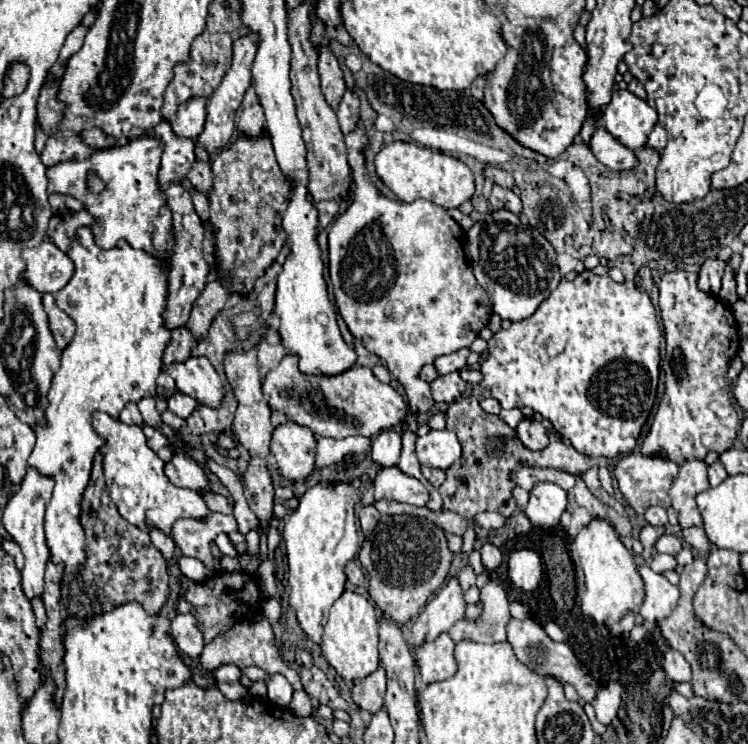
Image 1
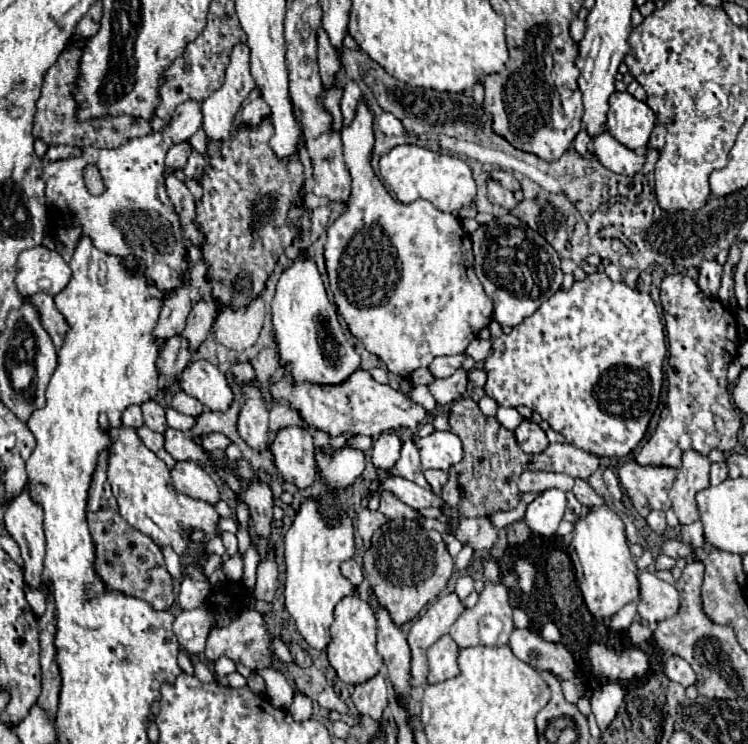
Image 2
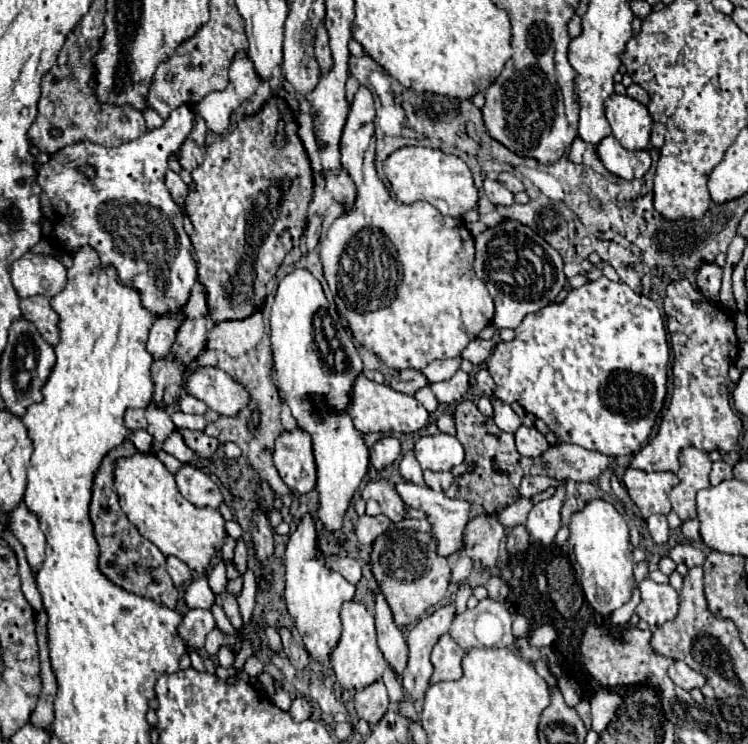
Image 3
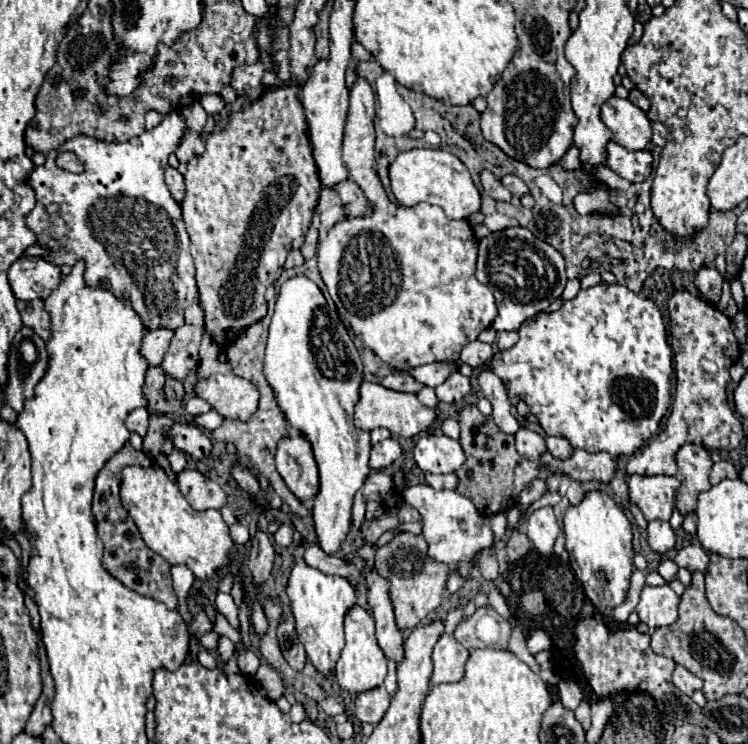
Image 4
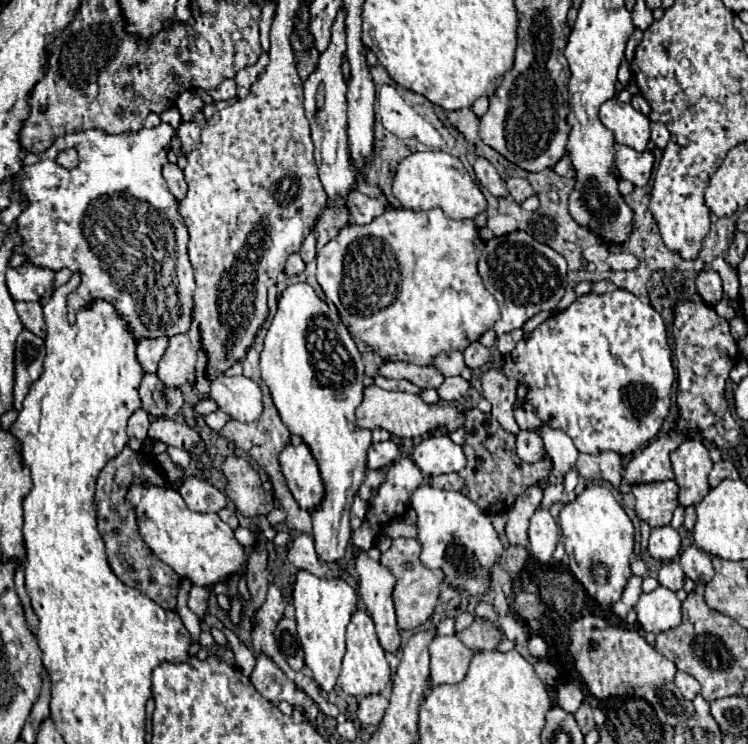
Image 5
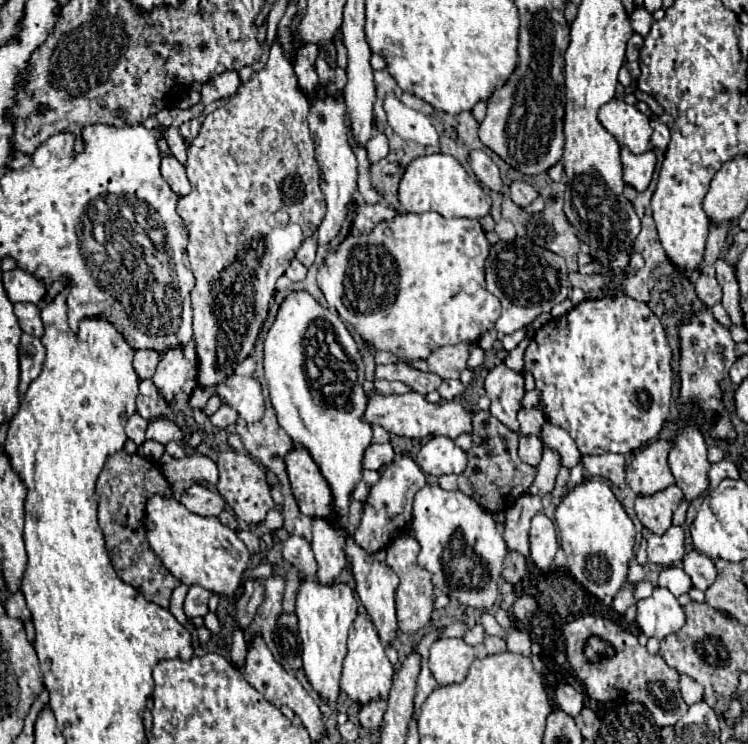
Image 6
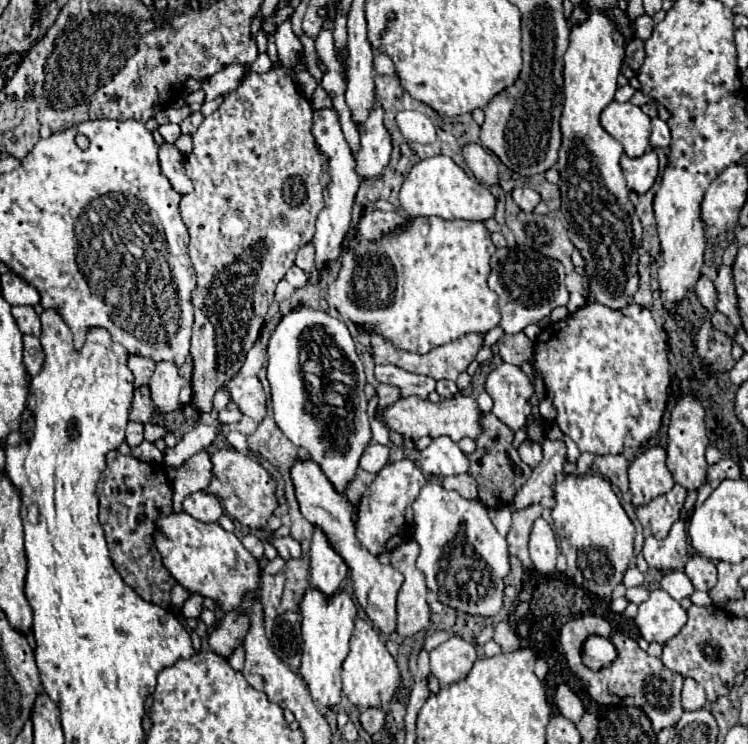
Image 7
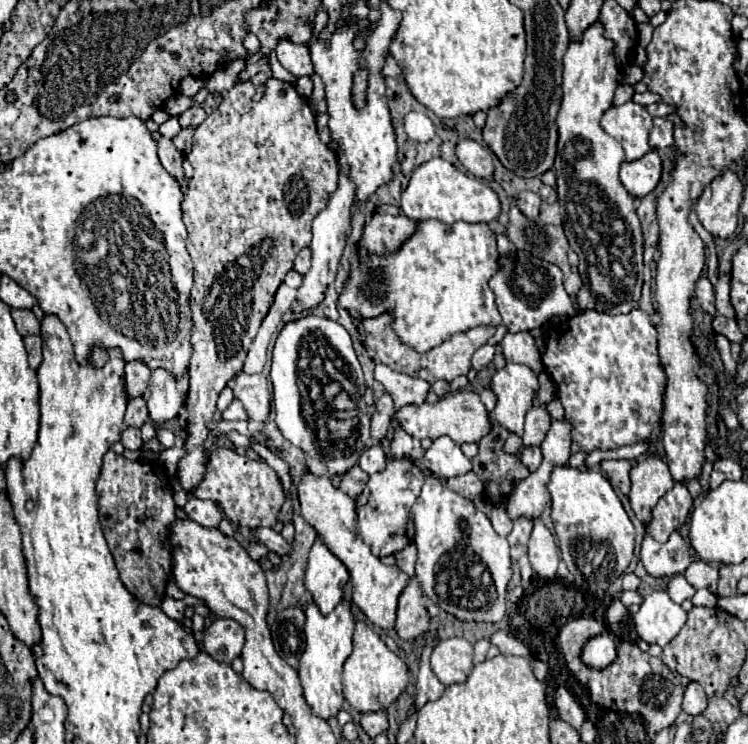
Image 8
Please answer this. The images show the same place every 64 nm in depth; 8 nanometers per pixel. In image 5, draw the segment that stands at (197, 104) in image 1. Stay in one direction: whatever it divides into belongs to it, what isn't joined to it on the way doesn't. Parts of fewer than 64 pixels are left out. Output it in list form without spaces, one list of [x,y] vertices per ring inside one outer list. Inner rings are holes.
[[[158,124],[156,128],[142,128],[134,134],[106,134],[102,130],[86,130],[86,132],[76,132],[76,134],[66,134],[62,138],[58,138],[46,152],[40,154],[40,162],[36,166],[26,166],[24,172],[20,174],[20,190],[24,192],[26,200],[28,200],[28,208],[18,216],[18,228],[20,234],[24,238],[24,244],[16,248],[16,252],[22,252],[28,256],[28,262],[34,266],[46,266],[54,272],[58,272],[60,268],[70,268],[72,272],[80,272],[82,274],[82,284],[80,288],[70,294],[70,320],[74,322],[74,314],[76,310],[80,310],[82,306],[86,306],[88,302],[92,302],[94,298],[104,298],[108,302],[112,302],[118,310],[120,316],[126,318],[126,322],[130,324],[130,332],[134,334],[134,338],[140,342],[144,338],[154,338],[154,336],[176,336],[182,332],[190,330],[190,312],[192,312],[192,294],[194,294],[194,274],[192,274],[192,264],[188,260],[188,232],[186,226],[182,222],[182,216],[178,214],[178,200],[174,198],[174,194],[168,190],[164,178],[162,178],[162,166],[168,162],[166,154],[170,152],[170,142],[176,136],[176,128],[172,128],[170,124]],[[68,148],[76,148],[78,158],[80,158],[80,166],[76,170],[66,170],[62,166],[56,164],[56,156]]]

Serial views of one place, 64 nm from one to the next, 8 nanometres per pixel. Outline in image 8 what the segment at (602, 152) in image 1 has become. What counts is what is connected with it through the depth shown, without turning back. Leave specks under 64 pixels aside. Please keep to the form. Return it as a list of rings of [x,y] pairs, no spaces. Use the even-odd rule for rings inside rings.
[[[650,150],[646,156],[634,162],[622,162],[620,166],[620,180],[632,196],[646,196],[652,192],[660,180],[662,164],[656,150]]]

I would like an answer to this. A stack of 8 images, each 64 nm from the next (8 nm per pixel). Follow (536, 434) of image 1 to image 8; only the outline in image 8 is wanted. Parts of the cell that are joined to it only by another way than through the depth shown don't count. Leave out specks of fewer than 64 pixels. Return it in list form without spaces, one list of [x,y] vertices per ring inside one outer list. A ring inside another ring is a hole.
[[[524,446],[520,452],[520,458],[524,462],[524,466],[528,466],[530,472],[534,472],[538,468],[538,464],[542,462],[542,452],[540,446]]]

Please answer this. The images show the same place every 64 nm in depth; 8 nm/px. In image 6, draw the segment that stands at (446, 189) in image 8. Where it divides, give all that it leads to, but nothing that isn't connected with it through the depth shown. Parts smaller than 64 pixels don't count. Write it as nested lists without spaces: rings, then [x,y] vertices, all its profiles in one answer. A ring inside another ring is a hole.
[[[428,154],[414,158],[400,180],[398,200],[406,212],[438,212],[444,218],[482,218],[490,212],[490,196],[484,188],[468,176],[464,166],[448,154]]]

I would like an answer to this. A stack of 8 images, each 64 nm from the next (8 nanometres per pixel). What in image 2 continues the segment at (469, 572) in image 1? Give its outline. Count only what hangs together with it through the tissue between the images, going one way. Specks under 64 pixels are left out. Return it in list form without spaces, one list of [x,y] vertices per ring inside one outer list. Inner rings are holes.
[[[464,574],[464,576],[460,576],[460,578],[456,580],[456,594],[460,596],[460,600],[464,600],[472,590],[474,590],[474,580],[472,580],[472,576]]]

